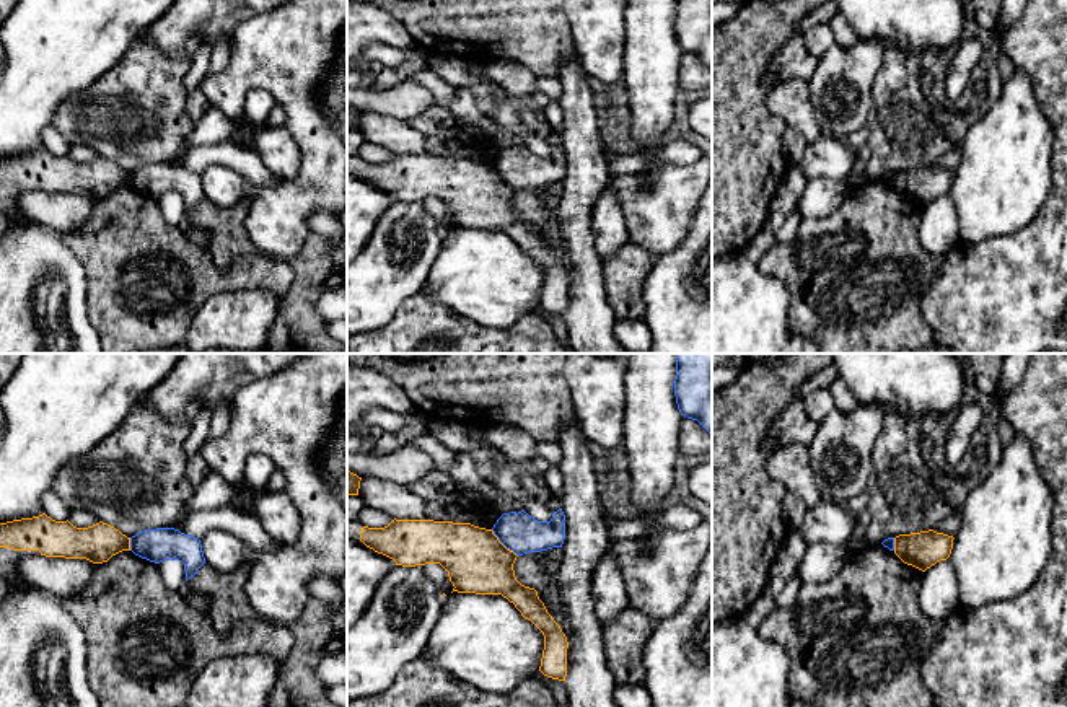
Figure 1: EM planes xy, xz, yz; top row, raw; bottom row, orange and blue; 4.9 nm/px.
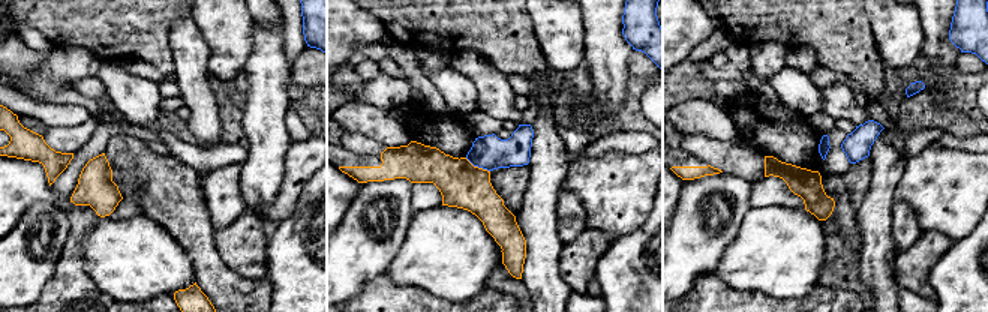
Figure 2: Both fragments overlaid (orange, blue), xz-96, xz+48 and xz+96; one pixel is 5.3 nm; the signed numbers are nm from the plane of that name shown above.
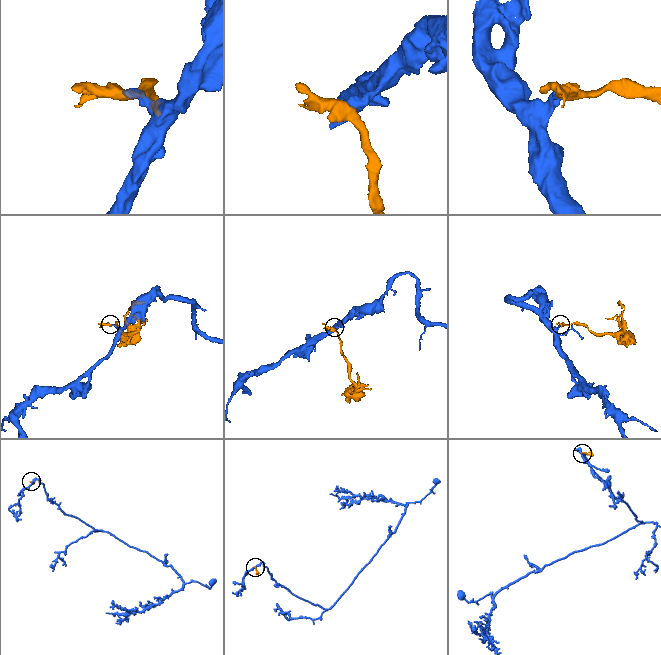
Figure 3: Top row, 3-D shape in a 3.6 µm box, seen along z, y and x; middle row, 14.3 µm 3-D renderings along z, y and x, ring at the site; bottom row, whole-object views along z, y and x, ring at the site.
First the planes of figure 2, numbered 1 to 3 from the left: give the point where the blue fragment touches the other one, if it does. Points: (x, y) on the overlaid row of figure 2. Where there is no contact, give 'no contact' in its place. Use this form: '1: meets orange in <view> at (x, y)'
1: no contact
2: meets orange in xz+48 at (477, 167)
3: no contact

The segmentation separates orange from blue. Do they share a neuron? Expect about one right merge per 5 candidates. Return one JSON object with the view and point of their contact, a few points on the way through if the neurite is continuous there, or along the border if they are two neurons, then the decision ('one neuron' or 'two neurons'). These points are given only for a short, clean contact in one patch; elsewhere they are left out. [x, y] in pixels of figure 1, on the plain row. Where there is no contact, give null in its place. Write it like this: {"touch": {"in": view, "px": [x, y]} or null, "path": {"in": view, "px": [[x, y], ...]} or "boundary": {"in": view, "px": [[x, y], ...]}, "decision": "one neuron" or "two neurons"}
{"touch": {"in": "xz", "px": [502, 180]}, "boundary": {"in": "xz", "px": [[491, 165], [517, 191]]}, "decision": "two neurons"}

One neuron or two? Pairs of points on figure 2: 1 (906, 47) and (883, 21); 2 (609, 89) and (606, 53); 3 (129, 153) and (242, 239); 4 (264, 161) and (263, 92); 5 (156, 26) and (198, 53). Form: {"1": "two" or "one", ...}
{"1": "one", "2": "one", "3": "two", "4": "one", "5": "two"}

